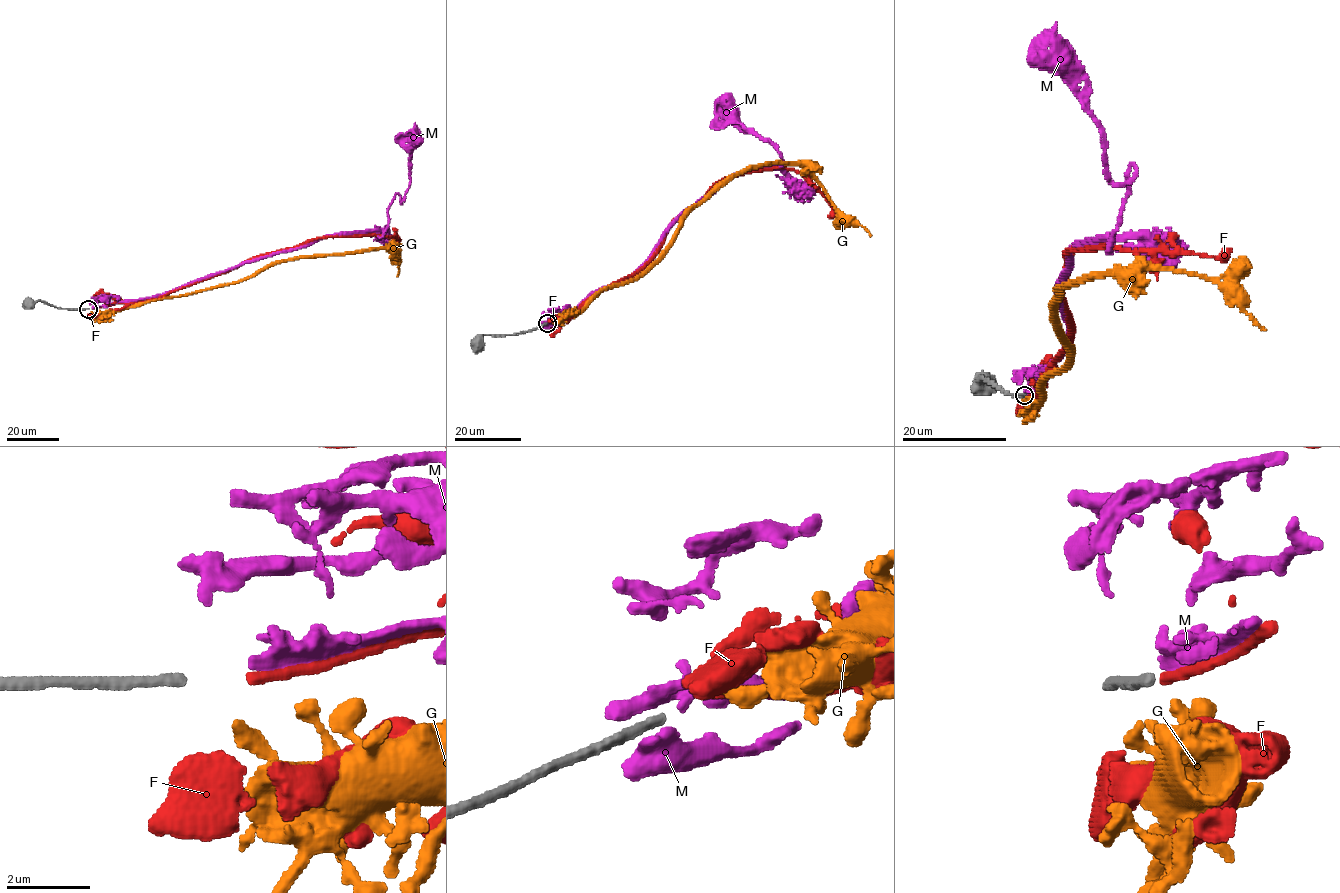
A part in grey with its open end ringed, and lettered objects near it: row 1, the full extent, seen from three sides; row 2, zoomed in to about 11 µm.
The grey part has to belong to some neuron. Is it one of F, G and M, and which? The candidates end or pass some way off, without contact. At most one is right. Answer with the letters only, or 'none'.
F

